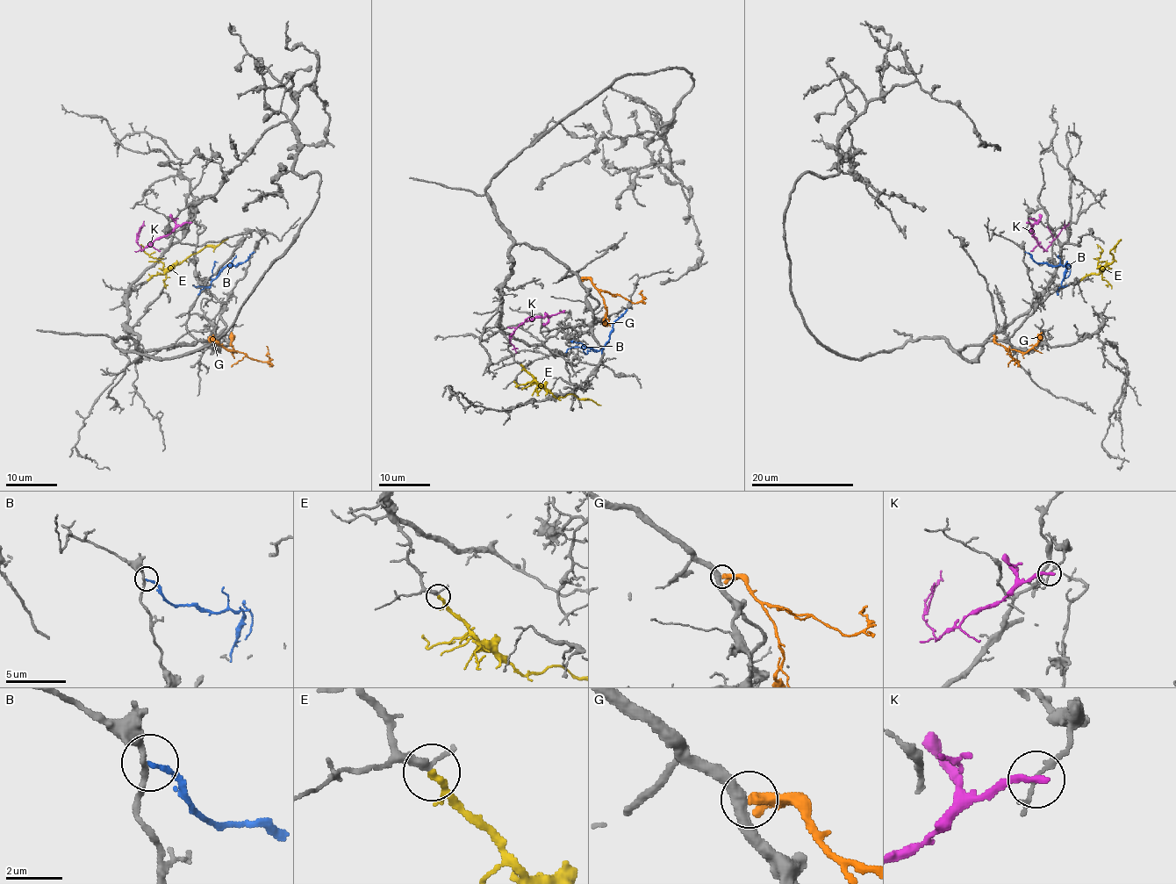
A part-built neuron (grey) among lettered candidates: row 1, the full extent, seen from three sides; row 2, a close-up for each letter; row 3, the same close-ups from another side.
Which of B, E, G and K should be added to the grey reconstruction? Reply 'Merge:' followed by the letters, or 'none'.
Merge: E

